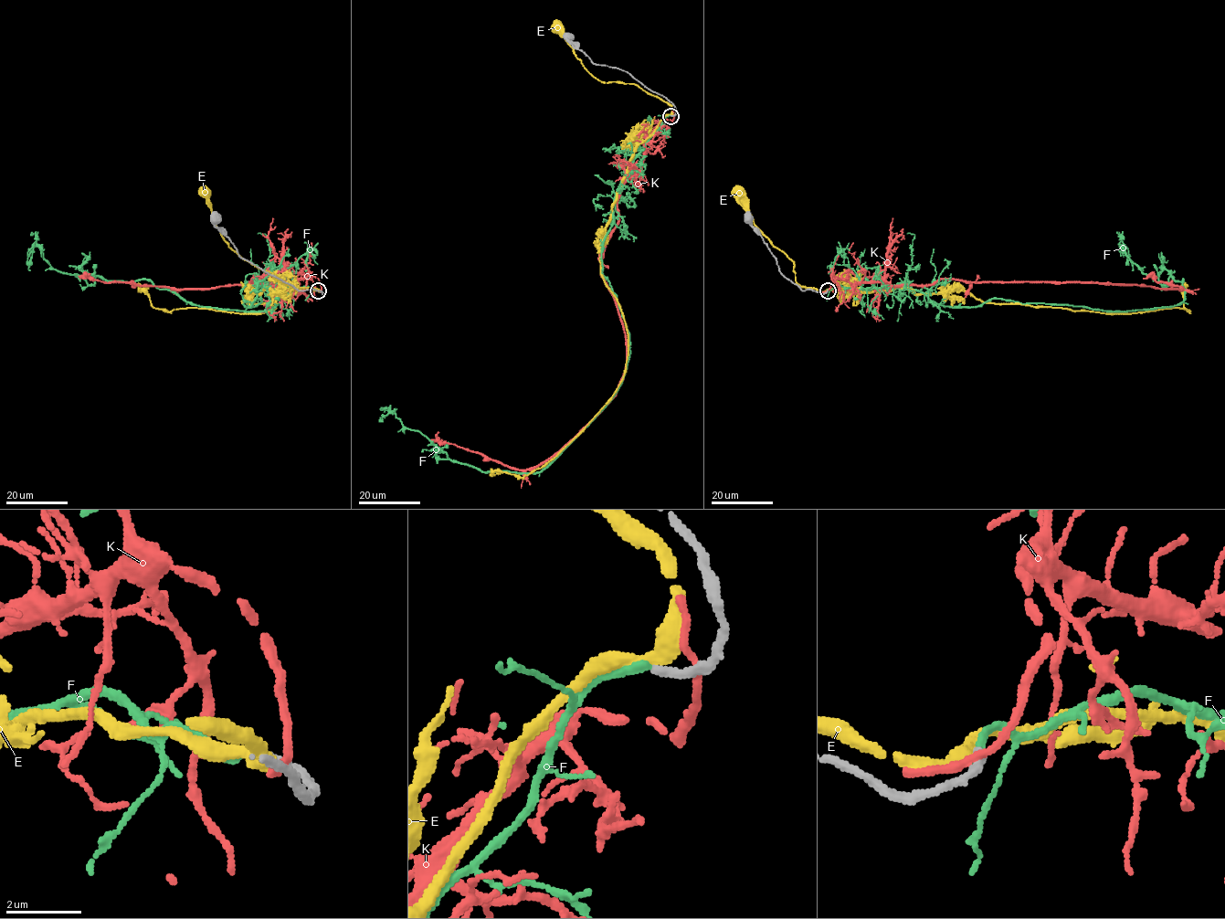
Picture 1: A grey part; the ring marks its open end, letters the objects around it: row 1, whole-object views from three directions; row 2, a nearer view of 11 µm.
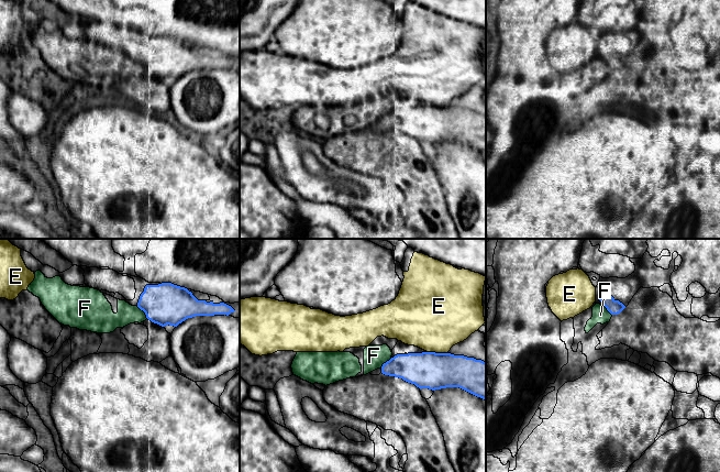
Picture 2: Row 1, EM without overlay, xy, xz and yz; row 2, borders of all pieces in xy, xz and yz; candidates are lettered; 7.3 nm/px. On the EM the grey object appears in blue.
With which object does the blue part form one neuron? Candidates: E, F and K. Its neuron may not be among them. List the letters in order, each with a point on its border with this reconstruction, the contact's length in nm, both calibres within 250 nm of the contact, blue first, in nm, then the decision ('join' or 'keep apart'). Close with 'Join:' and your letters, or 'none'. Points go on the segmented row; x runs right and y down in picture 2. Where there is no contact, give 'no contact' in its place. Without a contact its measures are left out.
E: xz (438, 353) | 160 nm | 280/480 nm | keep apart
F: xy (143, 310) | 130 nm | 300/150 nm | keep apart
K: no contact | keep apart
Join: none

